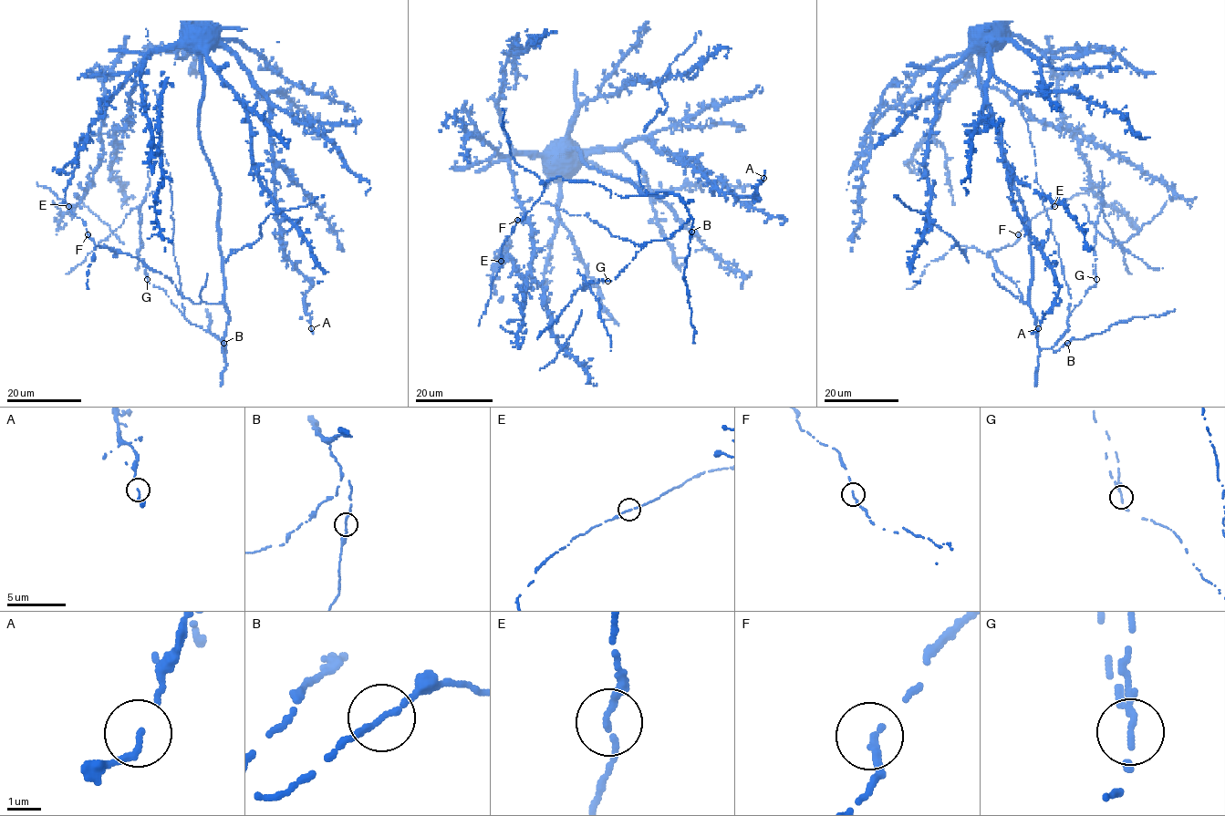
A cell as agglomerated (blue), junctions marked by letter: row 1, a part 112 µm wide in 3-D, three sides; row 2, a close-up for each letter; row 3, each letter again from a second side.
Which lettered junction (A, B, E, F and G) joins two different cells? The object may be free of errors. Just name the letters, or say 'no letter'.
G

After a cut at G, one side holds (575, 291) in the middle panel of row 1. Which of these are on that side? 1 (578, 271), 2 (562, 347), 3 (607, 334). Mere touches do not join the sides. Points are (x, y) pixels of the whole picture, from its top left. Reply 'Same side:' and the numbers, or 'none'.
Same side: 1, 3

